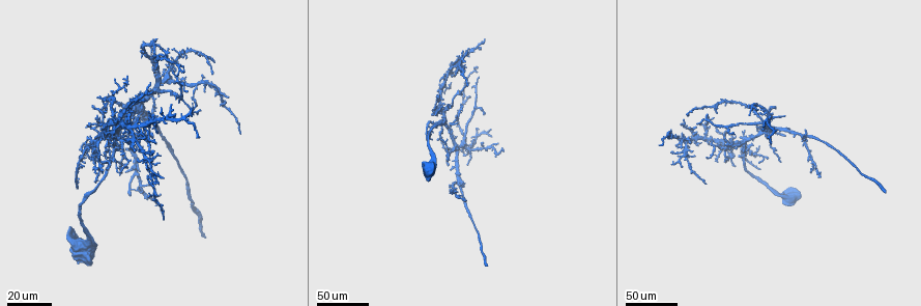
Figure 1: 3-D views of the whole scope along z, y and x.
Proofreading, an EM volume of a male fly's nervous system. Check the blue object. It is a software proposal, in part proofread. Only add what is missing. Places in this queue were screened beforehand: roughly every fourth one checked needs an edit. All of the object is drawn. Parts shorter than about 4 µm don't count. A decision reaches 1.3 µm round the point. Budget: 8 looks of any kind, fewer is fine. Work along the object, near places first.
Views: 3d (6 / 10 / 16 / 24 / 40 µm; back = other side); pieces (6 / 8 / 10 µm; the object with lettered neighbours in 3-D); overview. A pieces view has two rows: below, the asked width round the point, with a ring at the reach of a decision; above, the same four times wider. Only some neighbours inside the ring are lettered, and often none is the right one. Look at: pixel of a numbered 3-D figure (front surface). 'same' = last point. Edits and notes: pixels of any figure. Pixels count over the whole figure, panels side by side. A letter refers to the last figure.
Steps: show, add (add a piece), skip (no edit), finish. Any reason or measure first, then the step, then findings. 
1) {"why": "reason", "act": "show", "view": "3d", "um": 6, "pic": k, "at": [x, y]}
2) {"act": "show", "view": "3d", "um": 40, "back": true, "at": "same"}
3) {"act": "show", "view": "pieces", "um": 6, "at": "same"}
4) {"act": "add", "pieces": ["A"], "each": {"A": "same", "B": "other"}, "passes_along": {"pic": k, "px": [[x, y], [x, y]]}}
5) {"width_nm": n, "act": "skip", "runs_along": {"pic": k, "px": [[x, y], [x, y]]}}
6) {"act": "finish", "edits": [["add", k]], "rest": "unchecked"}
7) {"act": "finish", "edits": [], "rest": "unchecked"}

{"why": "an open end", "act": "show", "view": "3d", "um": 24, "pic": 1, "at": [431, 116]}

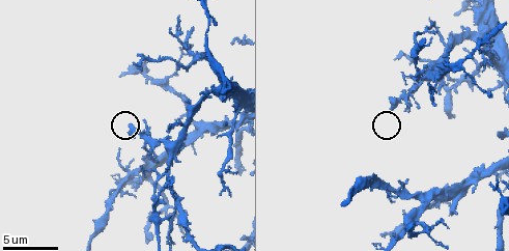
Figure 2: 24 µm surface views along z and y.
{"why": "zoom in", "act": "show", "view": "3d", "um": 6, "pic": 2, "at": [130, 127]}

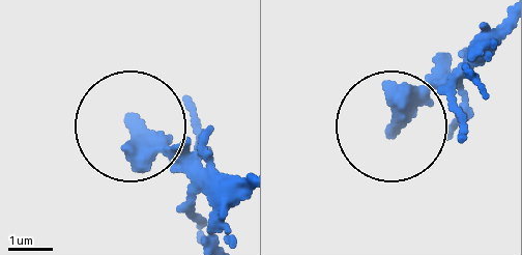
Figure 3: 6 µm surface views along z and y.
{"act": "show", "view": "pieces", "um": 6, "pic": 3, "at": [392, 132]}

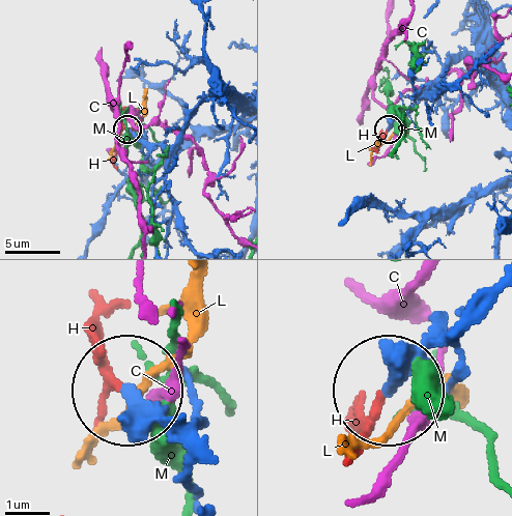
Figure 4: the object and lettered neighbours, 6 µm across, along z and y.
{"act": "add", "pieces": ["H"], "each": {"C": "other", "H": "same", "L": "other", "M": "other"}, "passes_along": {"pic": 4, "px": [[187, 449], [120, 381], [94, 437]]}, "found": "the cell continues"}

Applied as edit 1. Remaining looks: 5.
{"why": "see it whole again", "act": "show", "view": "overview"}

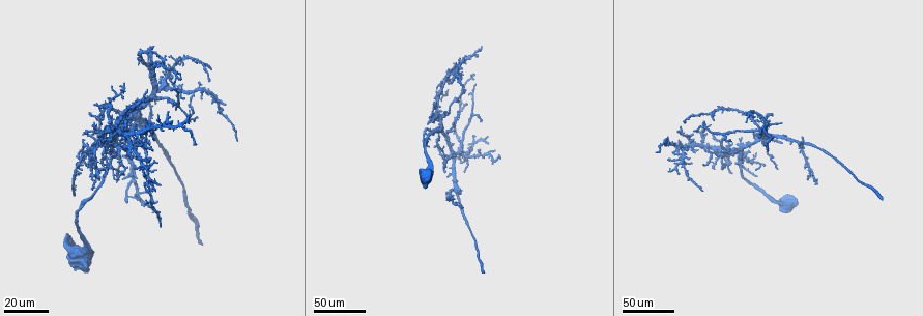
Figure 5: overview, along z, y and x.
{"why": "free end", "act": "show", "view": "3d", "um": 40, "pic": 5, "at": [489, 157]}

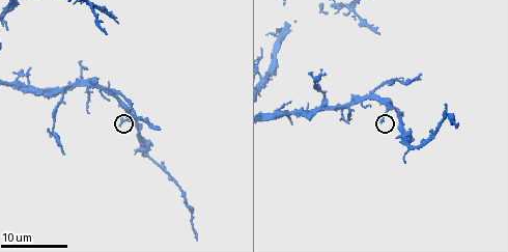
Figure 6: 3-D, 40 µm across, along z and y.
{"act": "show", "view": "pieces", "um": 6, "pic": 6, "at": [120, 125]}

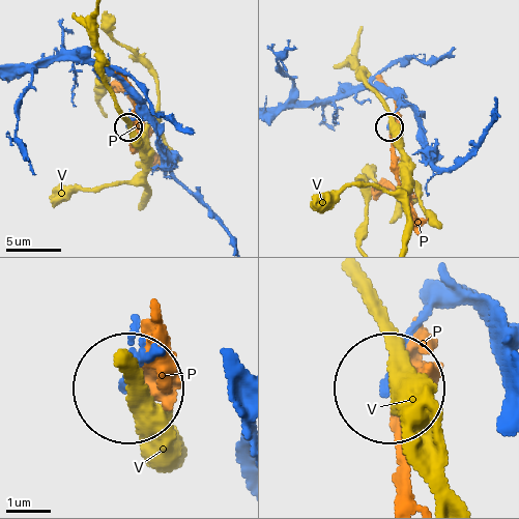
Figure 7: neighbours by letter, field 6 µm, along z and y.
{"width_nm": 180, "act": "skip", "each": {"P": "other", "V": "other"}, "found": "no lettered piece goes on from it"}

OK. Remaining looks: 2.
{"why": "tapers out", "act": "show", "view": "3d", "um": 24, "pic": 5, "at": [147, 125]}

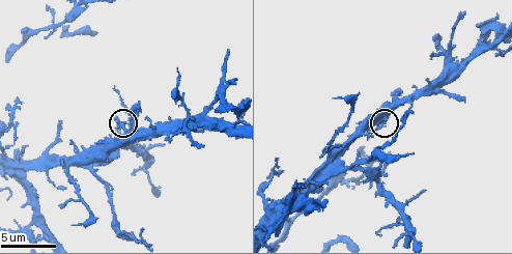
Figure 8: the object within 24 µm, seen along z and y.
{"why": "see the neighbours", "act": "show", "view": "pieces", "um": 8, "pic": 8, "at": [115, 118]}

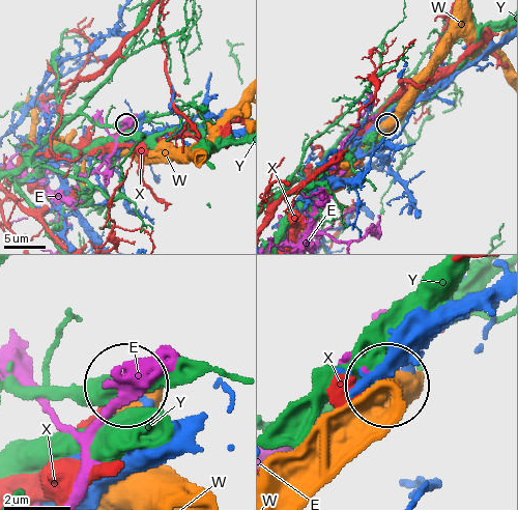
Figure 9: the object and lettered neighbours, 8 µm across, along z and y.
{"act": "skip", "each": {"E": "other", "W": "other", "X": "other", "Y": "other"}, "found": "none of them fits"}

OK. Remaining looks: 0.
{"act": "finish", "edits": [["add", 4]], "rest": "unchecked"}

